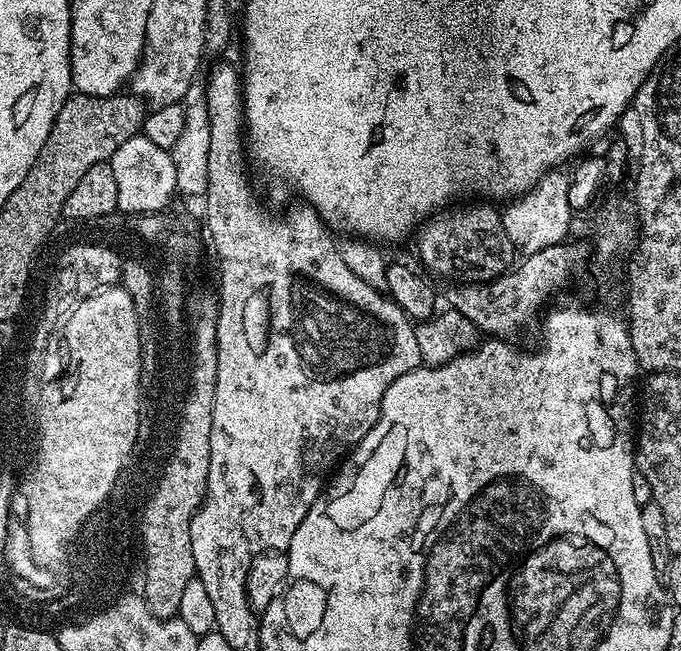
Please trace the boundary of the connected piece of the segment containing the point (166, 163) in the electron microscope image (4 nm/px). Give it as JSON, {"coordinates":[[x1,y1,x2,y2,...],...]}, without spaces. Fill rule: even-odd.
{"coordinates":[[142,134,130,138,130,142,122,142,122,146,114,150,110,163,118,185,118,209,121,213,163,212,168,208,172,195,177,195,171,151,162,146,154,146,154,142]]}

